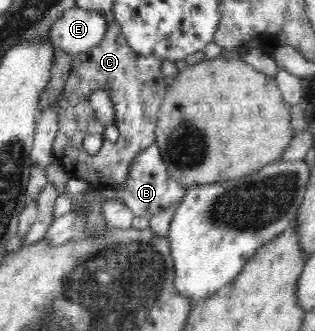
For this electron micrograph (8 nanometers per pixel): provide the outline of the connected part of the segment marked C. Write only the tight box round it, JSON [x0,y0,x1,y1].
[54,22,167,191]

